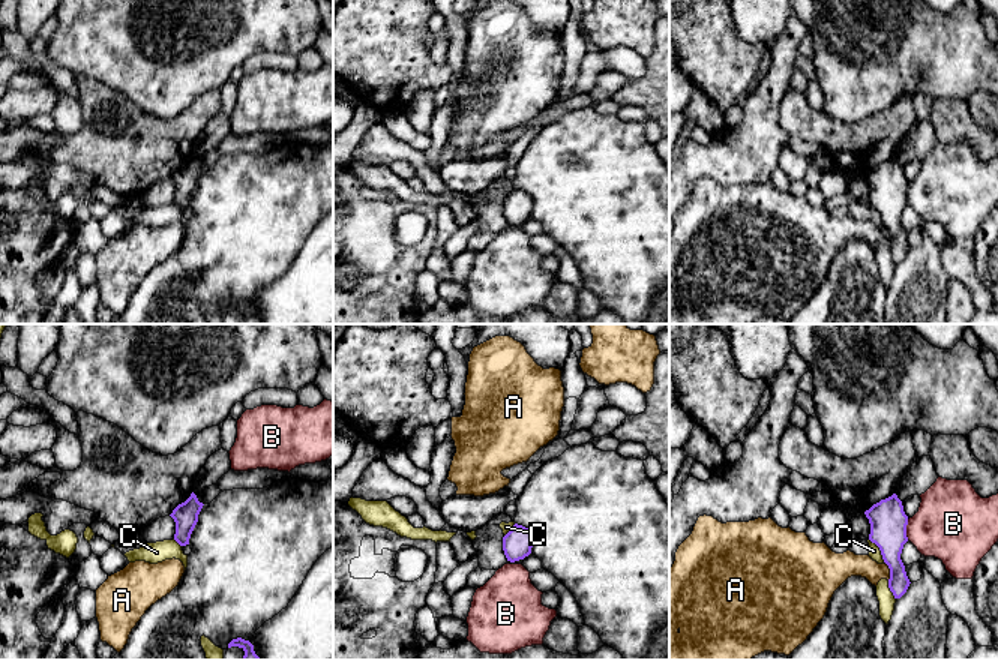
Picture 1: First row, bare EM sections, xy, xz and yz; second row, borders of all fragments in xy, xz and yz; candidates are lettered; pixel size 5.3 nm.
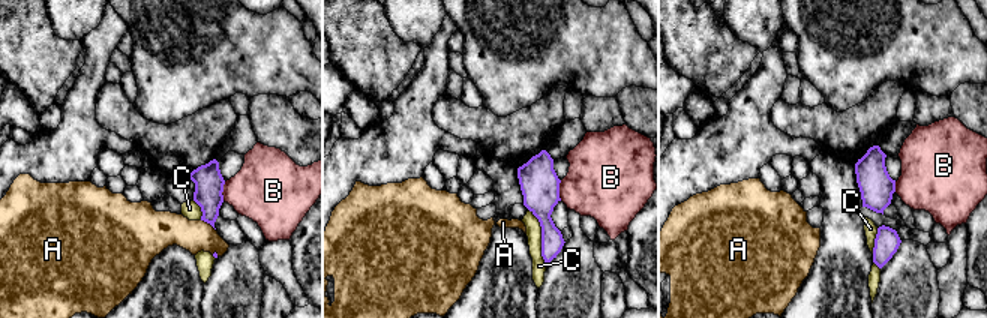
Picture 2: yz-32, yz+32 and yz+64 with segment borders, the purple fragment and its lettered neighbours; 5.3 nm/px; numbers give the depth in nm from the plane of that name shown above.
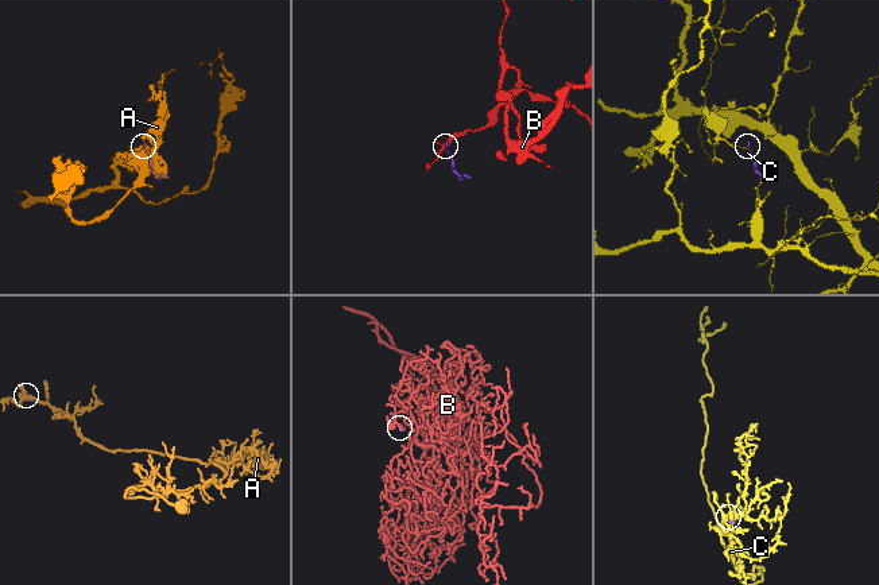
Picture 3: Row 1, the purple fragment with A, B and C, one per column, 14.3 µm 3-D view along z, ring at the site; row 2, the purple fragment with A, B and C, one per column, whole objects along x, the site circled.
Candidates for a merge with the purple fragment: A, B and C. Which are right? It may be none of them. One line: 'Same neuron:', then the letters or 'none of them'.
Same neuron: none of them

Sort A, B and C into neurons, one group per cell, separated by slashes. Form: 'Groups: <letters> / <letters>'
Groups: A / B / C

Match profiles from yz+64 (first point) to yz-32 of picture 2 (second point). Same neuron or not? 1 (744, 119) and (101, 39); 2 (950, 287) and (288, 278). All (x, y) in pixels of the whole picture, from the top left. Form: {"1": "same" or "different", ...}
{"1": "same", "2": "different"}

